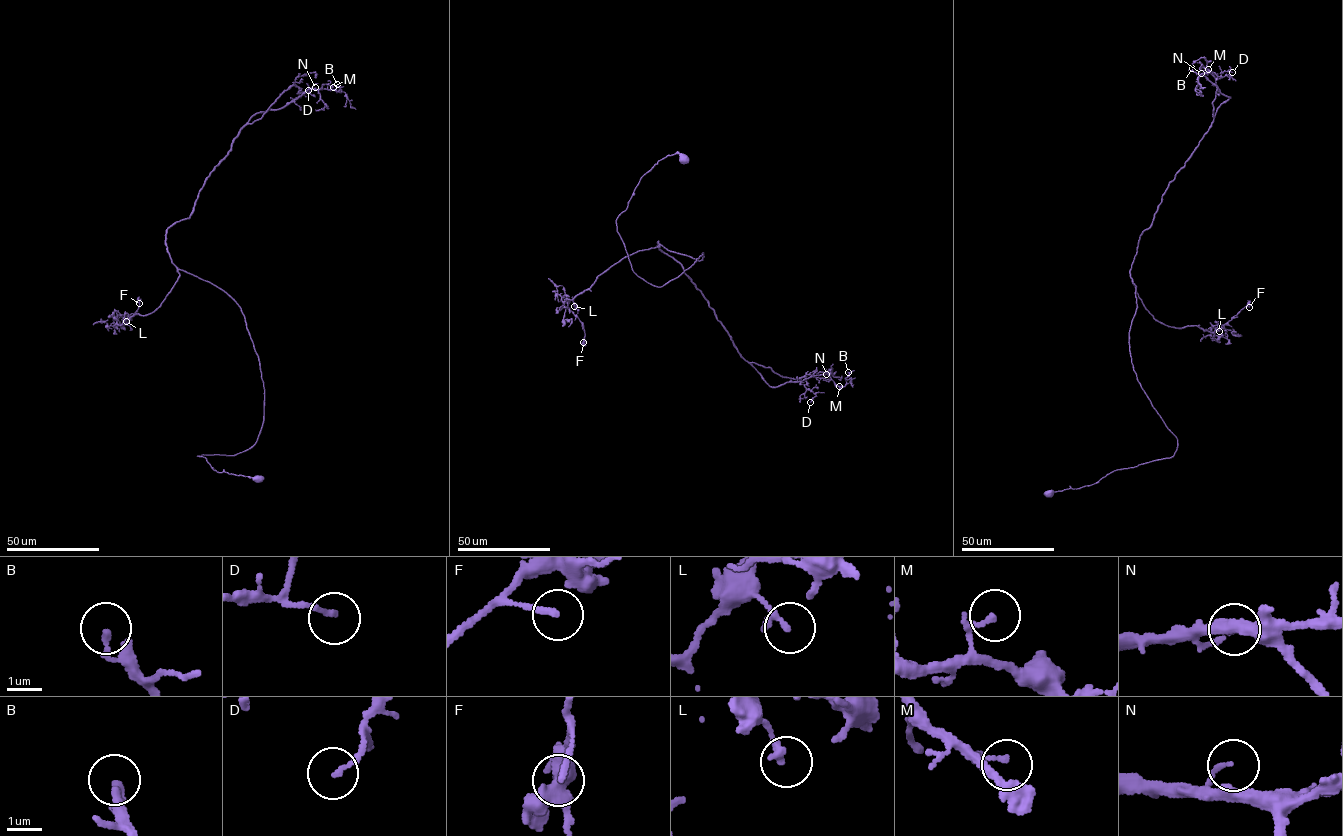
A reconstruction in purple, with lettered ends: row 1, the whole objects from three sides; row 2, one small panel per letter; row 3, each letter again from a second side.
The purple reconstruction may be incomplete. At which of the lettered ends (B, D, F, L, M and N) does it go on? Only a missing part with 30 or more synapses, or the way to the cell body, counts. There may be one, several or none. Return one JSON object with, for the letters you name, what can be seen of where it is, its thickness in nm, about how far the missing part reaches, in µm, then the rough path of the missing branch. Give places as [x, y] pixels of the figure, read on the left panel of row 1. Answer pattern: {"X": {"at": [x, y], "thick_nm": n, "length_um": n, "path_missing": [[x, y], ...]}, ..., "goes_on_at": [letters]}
{"goes_on_at": []}

